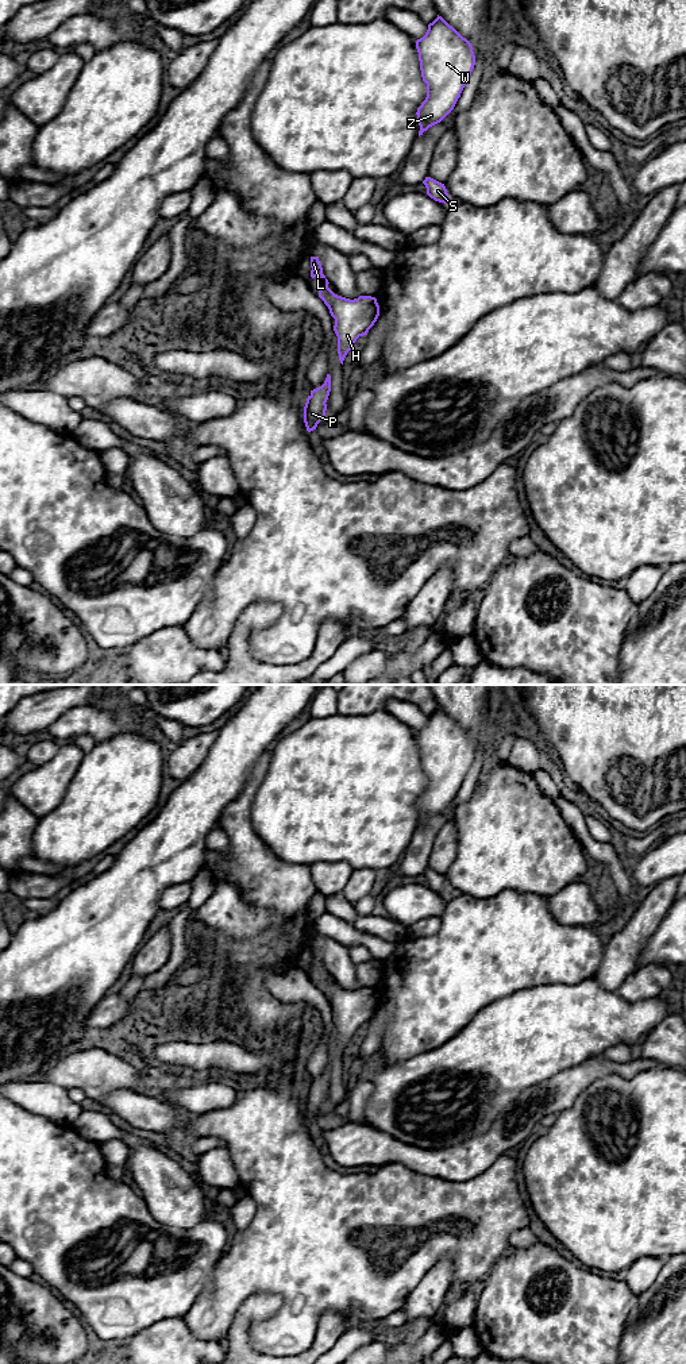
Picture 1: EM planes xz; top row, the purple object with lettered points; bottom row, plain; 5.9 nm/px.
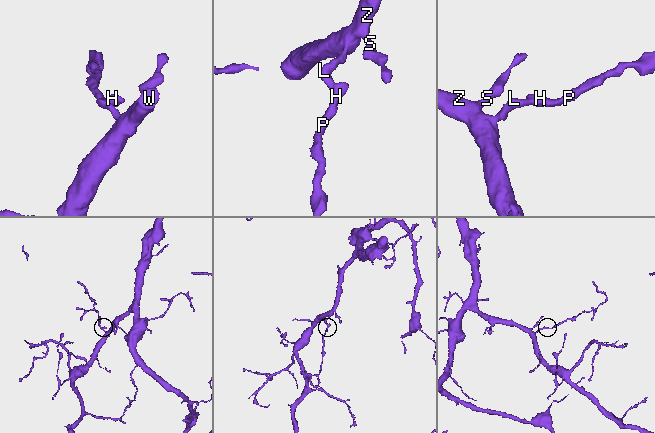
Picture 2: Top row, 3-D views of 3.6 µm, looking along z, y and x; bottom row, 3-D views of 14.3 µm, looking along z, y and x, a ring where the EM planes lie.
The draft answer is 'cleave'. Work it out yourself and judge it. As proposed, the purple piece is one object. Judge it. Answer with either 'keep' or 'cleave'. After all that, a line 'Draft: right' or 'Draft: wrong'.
keep
Draft: wrong

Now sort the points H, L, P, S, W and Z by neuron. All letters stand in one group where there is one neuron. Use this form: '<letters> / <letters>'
H L P S W Z

